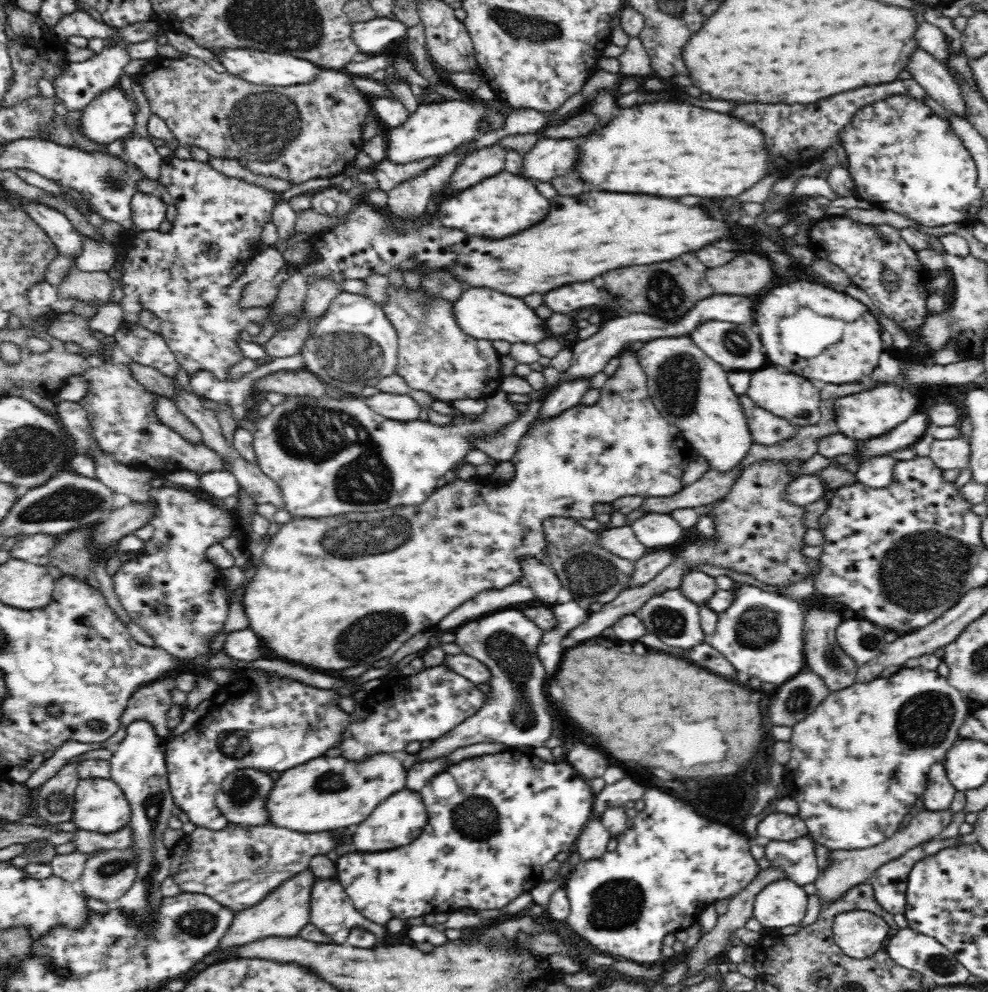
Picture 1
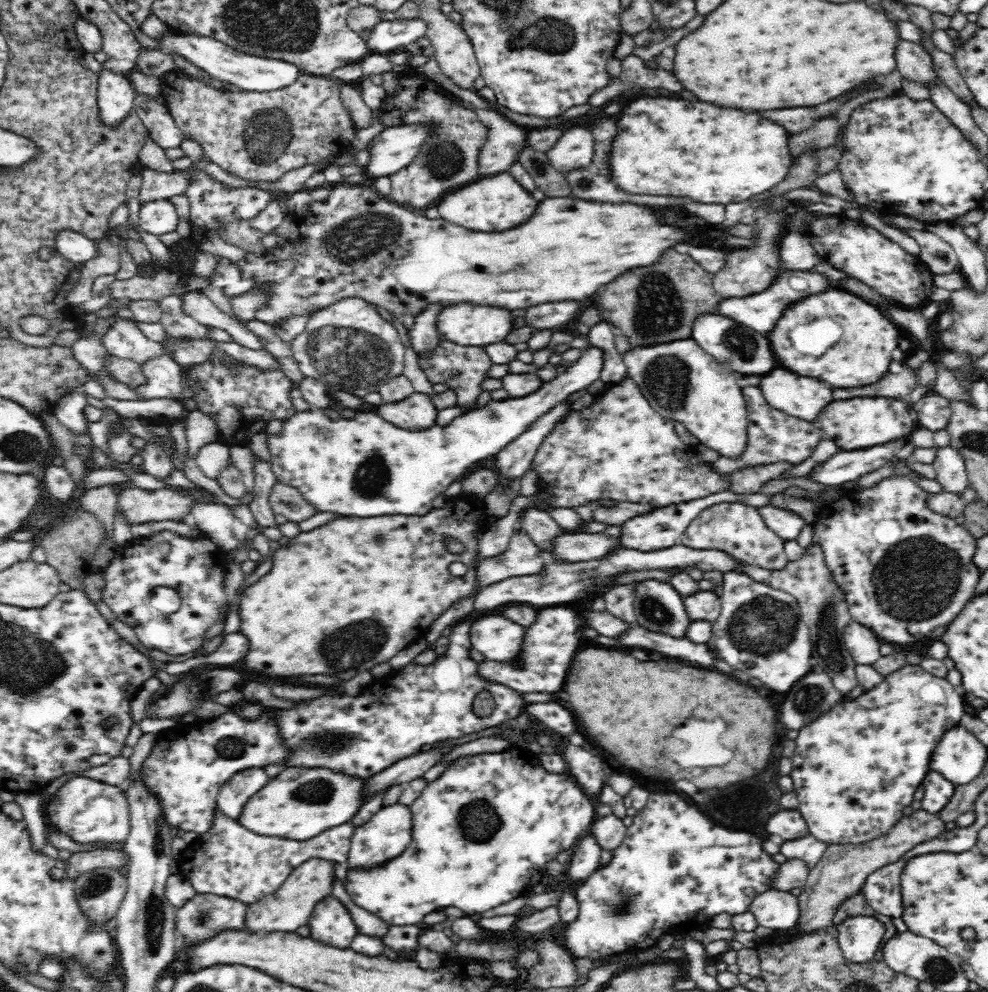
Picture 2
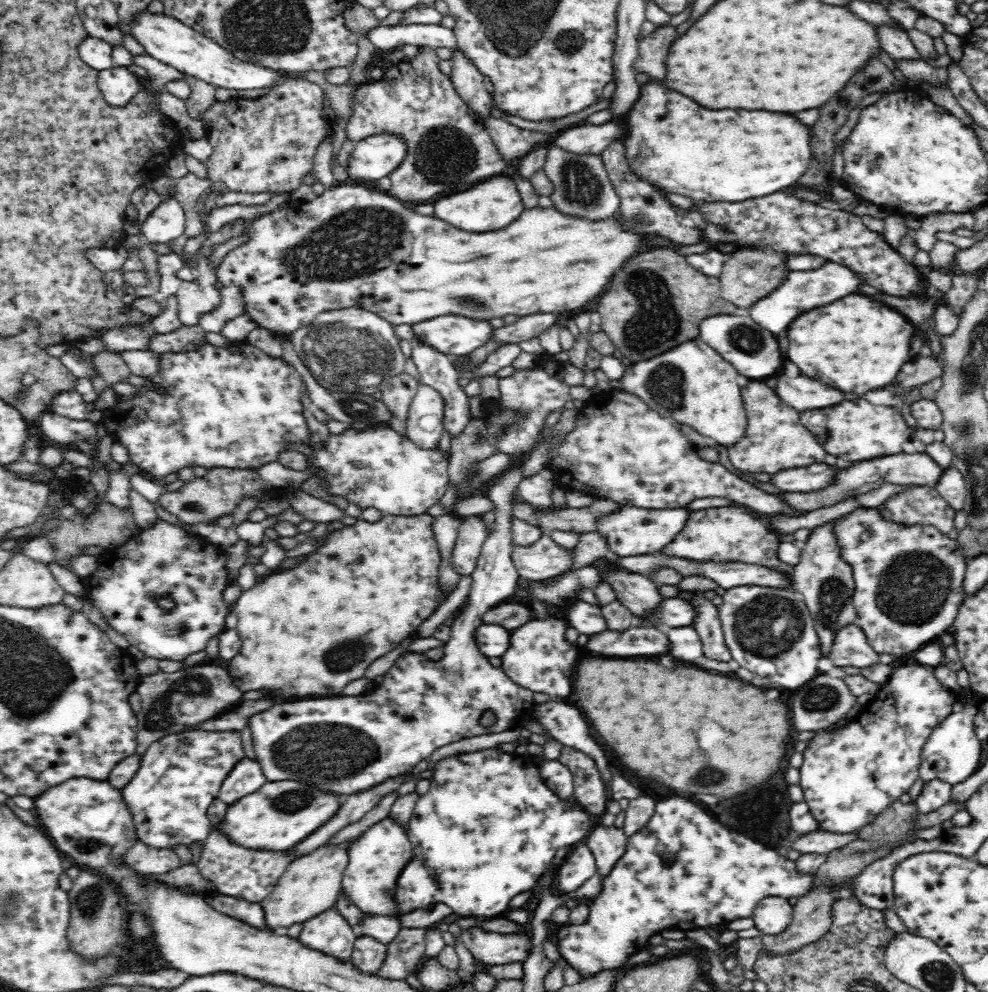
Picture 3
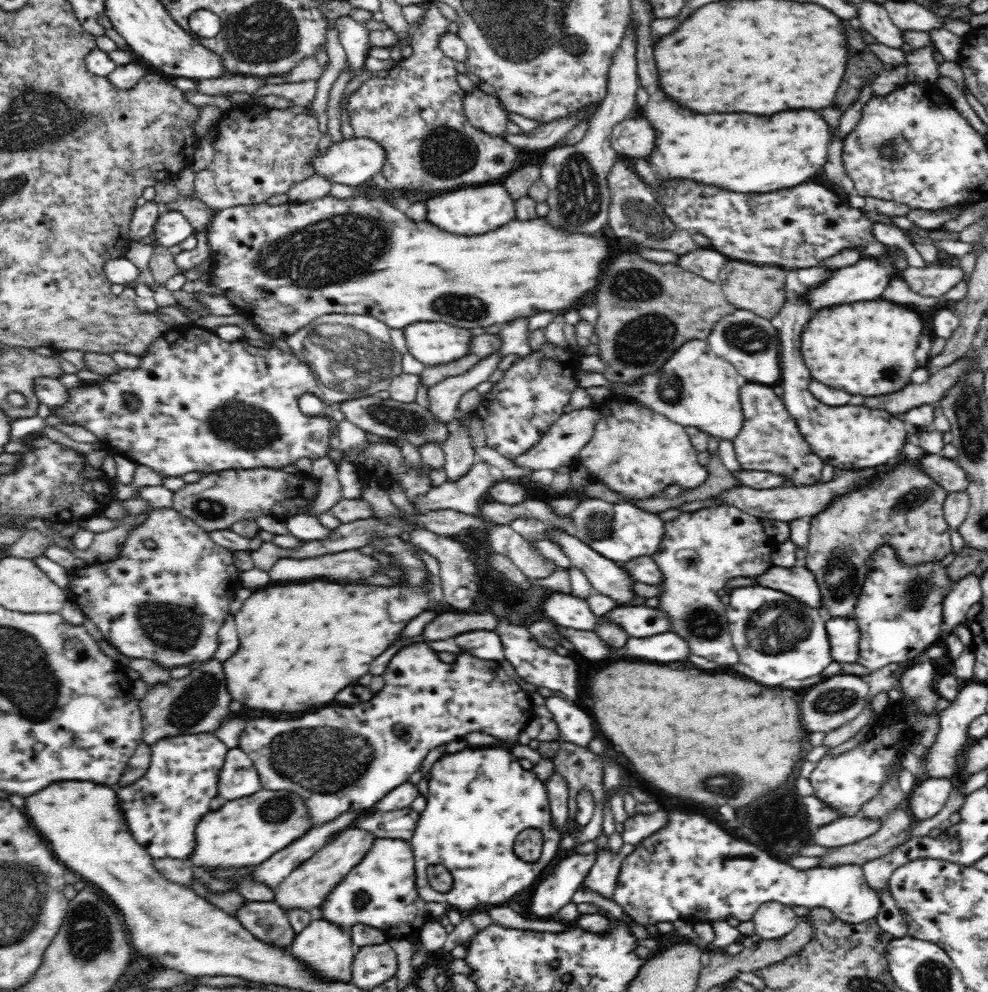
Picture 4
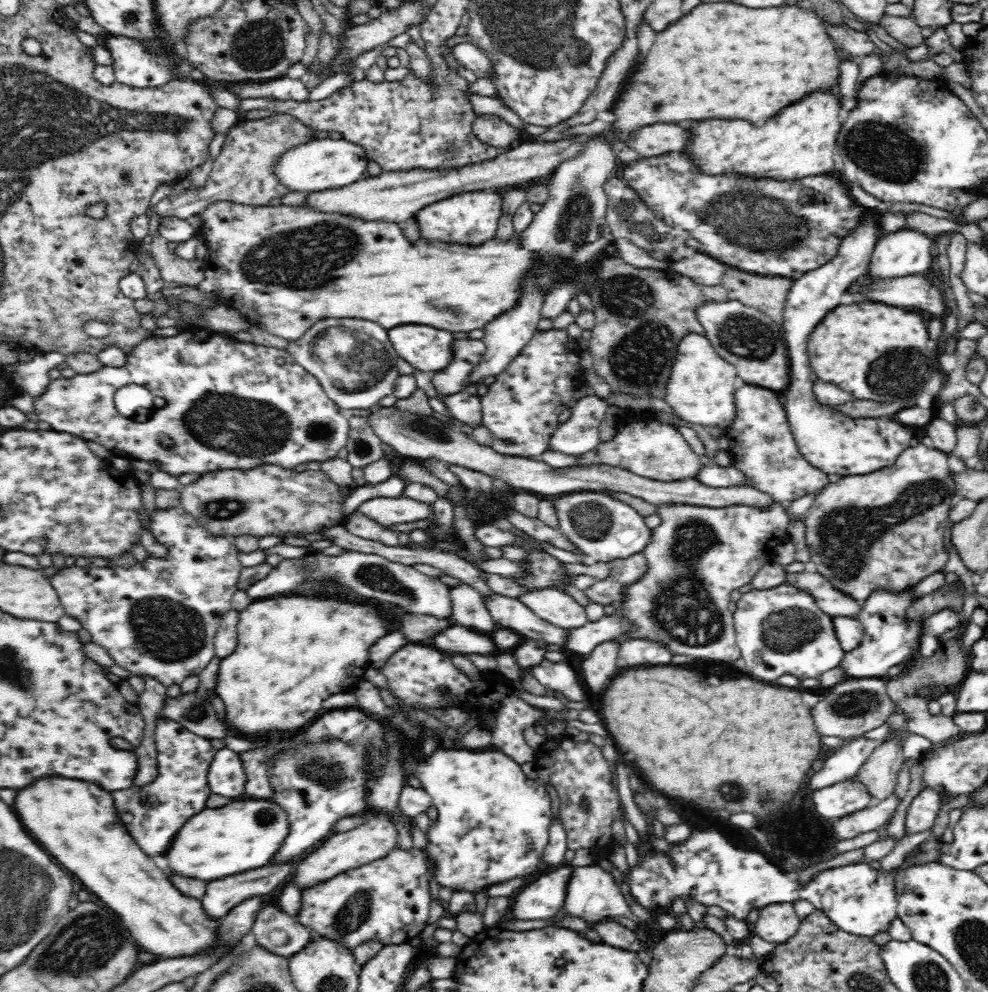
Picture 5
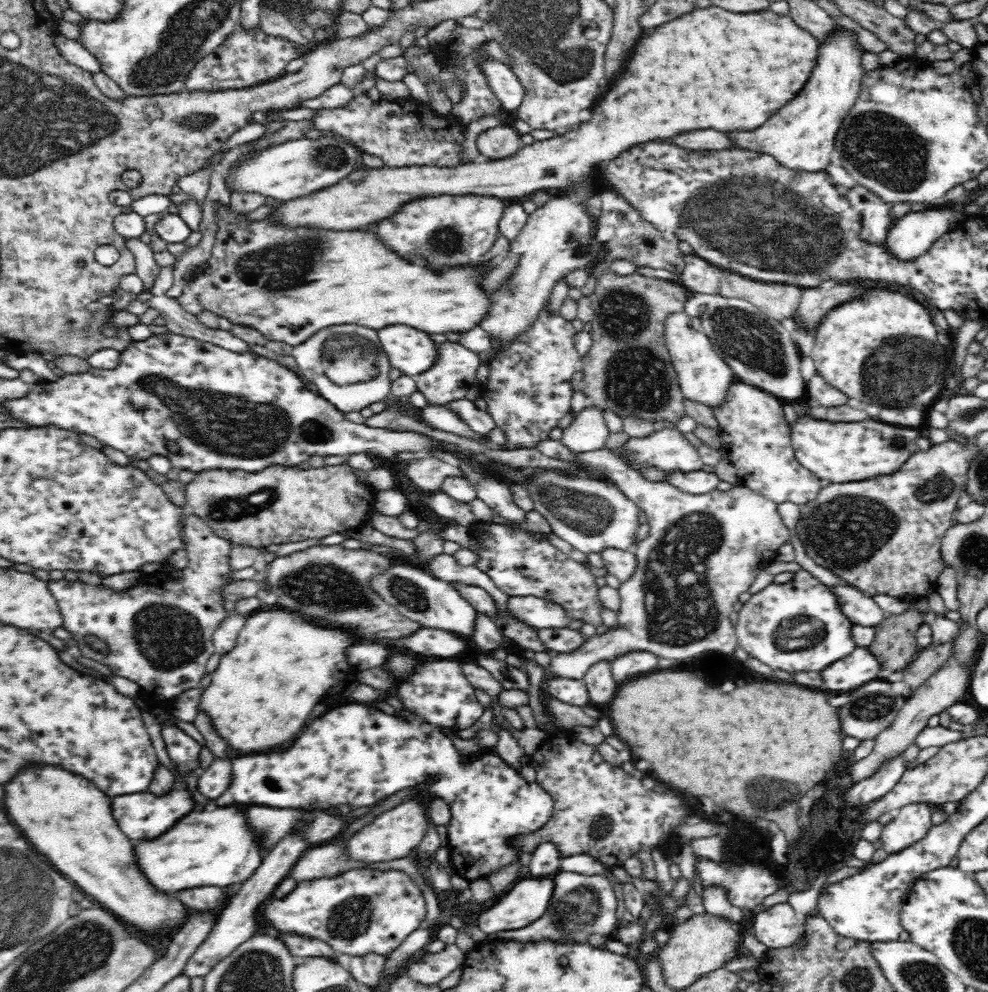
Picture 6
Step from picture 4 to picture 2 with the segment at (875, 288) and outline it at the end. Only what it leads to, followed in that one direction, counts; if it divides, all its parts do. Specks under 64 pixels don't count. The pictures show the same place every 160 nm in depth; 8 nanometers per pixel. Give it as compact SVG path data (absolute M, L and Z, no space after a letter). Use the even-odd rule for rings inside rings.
M784 270L784 274L780 274L778 280L770 288L766 288L766 292L742 298L724 299L715 312L736 320L740 324L746 324L746 326L750 326L750 328L754 328L758 332L770 332L790 304L794 304L798 300L804 300L804 298L808 298L812 294L826 292L831 286L831 281L828 275L818 271Z

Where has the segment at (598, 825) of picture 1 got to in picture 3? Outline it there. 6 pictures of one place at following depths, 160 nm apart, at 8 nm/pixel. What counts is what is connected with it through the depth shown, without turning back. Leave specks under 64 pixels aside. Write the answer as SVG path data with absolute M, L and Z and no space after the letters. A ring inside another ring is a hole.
M584 842L558 864L560 868L554 872L554 888L564 894L578 890L586 880L596 874L594 857Z

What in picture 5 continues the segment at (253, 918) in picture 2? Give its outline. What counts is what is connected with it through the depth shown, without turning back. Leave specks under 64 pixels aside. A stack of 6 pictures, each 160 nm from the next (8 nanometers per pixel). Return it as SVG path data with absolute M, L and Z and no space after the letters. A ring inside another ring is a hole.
M370 812L364 824L352 830L331 835L323 845L312 852L307 858L298 862L296 874L293 877L300 890L306 889L330 880L333 876L346 872L348 869L358 868L362 865L384 858L390 851L398 847L398 829L396 823L385 813Z

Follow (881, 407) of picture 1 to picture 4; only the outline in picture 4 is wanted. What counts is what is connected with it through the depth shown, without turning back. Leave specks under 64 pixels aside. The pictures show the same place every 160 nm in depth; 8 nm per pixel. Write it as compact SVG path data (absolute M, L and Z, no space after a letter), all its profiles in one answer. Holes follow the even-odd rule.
M816 267L786 270L785 303L779 316L782 328L779 330L782 342L782 374L780 385L784 388L781 396L786 411L796 420L799 431L811 452L822 459L824 464L830 464L838 472L848 470L863 470L880 468L902 454L906 441L906 428L903 422L896 420L892 414L884 410L870 410L864 406L842 406L842 410L834 410L832 406L824 406L814 396L810 396L810 372L800 354L800 336L808 320L816 314L810 308L807 294L816 287L821 287L830 277L834 268Z

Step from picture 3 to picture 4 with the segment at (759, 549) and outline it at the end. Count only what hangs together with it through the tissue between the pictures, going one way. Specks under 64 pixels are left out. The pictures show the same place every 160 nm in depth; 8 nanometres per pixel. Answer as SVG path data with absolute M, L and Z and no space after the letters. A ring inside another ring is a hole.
M713 504L711 507L704 507L693 512L683 512L664 524L664 536L662 536L658 551L652 556L658 565L658 570L662 573L662 582L656 584L658 587L656 597L659 600L656 609L668 617L670 632L678 634L690 644L692 654L727 666L732 662L734 664L739 662L739 654L728 628L727 606L720 601L716 592L720 589L727 589L728 582L734 578L757 578L764 574L773 566L771 554L748 552L748 550L758 550L764 546L776 548L777 545L774 537L765 531L761 519L730 505Z

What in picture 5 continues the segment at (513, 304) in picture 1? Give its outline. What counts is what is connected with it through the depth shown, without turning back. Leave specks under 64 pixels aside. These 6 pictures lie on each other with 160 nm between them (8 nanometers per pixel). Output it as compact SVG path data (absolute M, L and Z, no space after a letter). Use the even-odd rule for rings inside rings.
M406 324L387 333L395 358L404 359L414 370L431 375L450 364L453 332Z

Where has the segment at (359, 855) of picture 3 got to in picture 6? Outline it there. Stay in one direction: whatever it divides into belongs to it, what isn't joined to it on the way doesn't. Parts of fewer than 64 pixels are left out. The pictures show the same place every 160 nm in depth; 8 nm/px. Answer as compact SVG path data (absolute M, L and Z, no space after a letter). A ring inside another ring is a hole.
M349 870L340 876L300 881L296 888L284 897L268 899L262 910L262 925L272 927L278 934L312 937L327 942L334 953L345 960L366 954L380 954L385 959L396 952L402 941L418 929L426 917L426 902L408 874L398 870Z

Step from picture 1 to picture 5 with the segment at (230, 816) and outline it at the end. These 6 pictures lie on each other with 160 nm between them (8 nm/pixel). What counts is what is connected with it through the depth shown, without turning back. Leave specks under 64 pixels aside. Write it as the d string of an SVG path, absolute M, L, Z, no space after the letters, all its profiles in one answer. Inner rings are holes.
M226 747L217 750L208 768L206 780L210 784L210 792L215 795L233 800L242 799L246 773L238 754Z

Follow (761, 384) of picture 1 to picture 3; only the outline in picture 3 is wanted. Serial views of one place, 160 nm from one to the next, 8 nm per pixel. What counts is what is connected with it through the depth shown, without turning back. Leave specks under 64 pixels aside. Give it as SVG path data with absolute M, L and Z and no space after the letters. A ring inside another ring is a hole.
M780 376L776 392L782 402L800 413L812 411L812 408L826 408L832 404L840 404L844 400L844 394L840 390L830 388L818 380L810 380L806 376L798 378Z

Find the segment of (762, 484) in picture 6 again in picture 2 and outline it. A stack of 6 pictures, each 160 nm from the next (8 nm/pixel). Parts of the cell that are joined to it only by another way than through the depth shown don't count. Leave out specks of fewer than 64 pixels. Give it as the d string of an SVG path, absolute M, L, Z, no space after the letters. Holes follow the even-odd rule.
M758 386L742 388L742 394L746 401L749 421L745 452L742 452L738 458L721 456L716 462L710 464L714 471L730 475L742 472L742 470L752 470L752 467L771 465L780 461L786 461L786 463L790 463L790 466L795 466L815 452L814 450L823 439L823 434L814 423L796 416L789 416L789 414L770 407Z

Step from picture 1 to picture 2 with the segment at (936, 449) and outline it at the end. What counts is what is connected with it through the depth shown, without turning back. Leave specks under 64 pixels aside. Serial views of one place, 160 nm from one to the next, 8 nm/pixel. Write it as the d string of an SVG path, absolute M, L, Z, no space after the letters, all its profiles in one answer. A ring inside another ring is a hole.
M950 446L938 448L932 463L936 481L944 492L961 495L968 488L967 473L962 456Z

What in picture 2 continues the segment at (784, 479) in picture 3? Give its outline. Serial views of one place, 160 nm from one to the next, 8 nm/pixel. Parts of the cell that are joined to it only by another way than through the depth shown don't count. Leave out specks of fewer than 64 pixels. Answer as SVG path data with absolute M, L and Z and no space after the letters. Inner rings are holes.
M896 442L874 446L854 452L838 451L828 460L817 464L806 476L826 487L842 487L847 482L858 480L864 474L880 468L894 457Z

